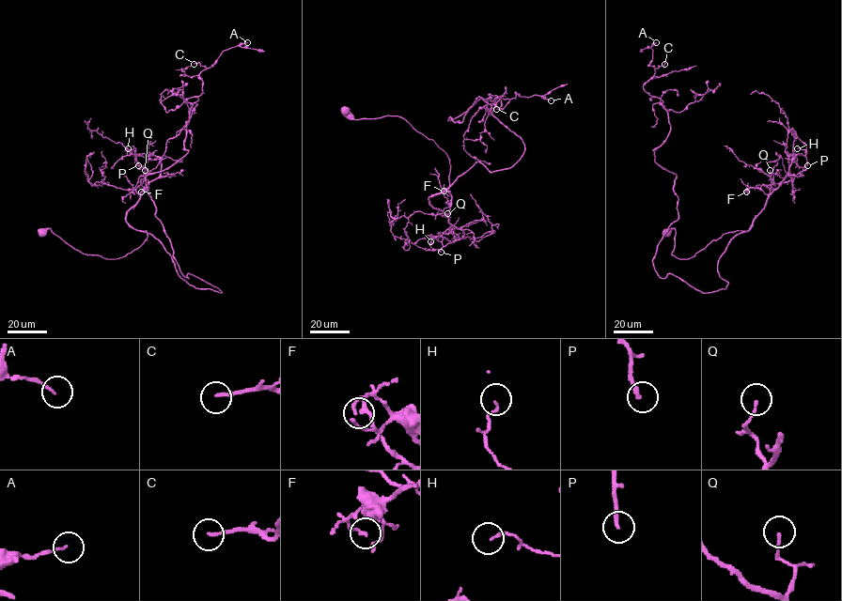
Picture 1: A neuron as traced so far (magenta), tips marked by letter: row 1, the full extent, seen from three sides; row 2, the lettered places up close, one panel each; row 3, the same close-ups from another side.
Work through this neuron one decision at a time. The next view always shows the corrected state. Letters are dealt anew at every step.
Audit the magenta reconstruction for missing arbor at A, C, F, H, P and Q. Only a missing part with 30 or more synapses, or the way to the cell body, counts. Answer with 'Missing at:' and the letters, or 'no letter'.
Missing at: P

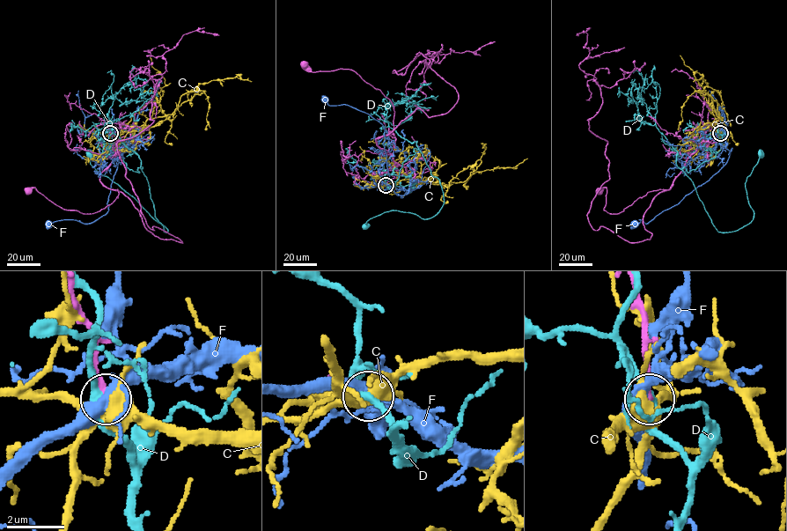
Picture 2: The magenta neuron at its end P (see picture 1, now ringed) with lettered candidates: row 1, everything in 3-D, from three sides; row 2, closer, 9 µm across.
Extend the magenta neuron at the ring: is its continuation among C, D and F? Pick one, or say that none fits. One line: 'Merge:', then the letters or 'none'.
Merge: none

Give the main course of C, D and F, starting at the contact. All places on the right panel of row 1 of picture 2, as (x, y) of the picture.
C: (720, 134), (711, 126), (719, 116), (721, 119), (712, 99), (700, 91), (708, 84), (702, 77), (693, 81)
D: (719, 133), (715, 158), (689, 172), (682, 169), (719, 232), (753, 219), (745, 183), (760, 154)
F: (720, 133), (724, 131), (726, 148), (730, 152), (727, 163), (679, 202), (648, 223), (639, 220), (635, 224)

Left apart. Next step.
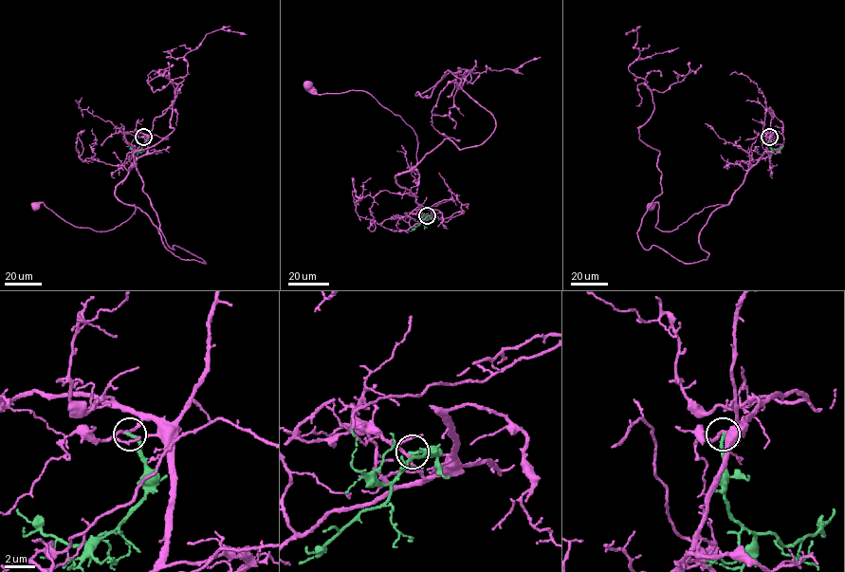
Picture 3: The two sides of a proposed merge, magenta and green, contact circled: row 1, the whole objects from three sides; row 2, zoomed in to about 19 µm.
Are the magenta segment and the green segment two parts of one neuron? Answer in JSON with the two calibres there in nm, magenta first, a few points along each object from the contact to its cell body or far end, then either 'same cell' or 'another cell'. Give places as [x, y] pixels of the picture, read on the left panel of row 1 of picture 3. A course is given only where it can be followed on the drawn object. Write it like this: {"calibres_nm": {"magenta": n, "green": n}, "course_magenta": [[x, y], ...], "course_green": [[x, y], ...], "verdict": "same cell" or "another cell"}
{"calibres_nm": {"magenta": 170, "green": 240}, "course_magenta": [[143, 137], [147, 152], [116, 187], [116, 195], [136, 210], [119, 226], [76, 227], [43, 202], [36, 206]], "course_green": [[143, 137], [144, 145], [141, 149], [136, 150], [129, 146]], "verdict": "another cell"}

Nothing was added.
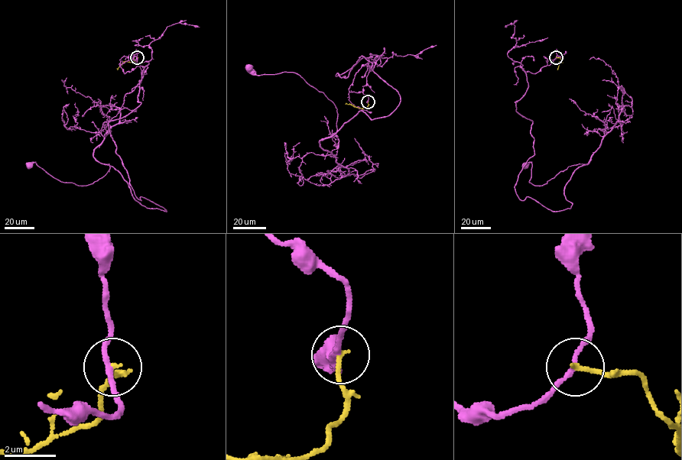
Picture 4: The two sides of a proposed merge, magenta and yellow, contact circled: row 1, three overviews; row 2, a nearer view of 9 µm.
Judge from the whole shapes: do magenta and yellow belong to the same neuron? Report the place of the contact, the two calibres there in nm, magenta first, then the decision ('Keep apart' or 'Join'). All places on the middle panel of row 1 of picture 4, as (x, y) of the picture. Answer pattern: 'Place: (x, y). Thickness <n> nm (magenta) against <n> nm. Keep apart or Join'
Place: (368, 102). Thickness 180 nm (magenta) against 190 nm. Keep apart

